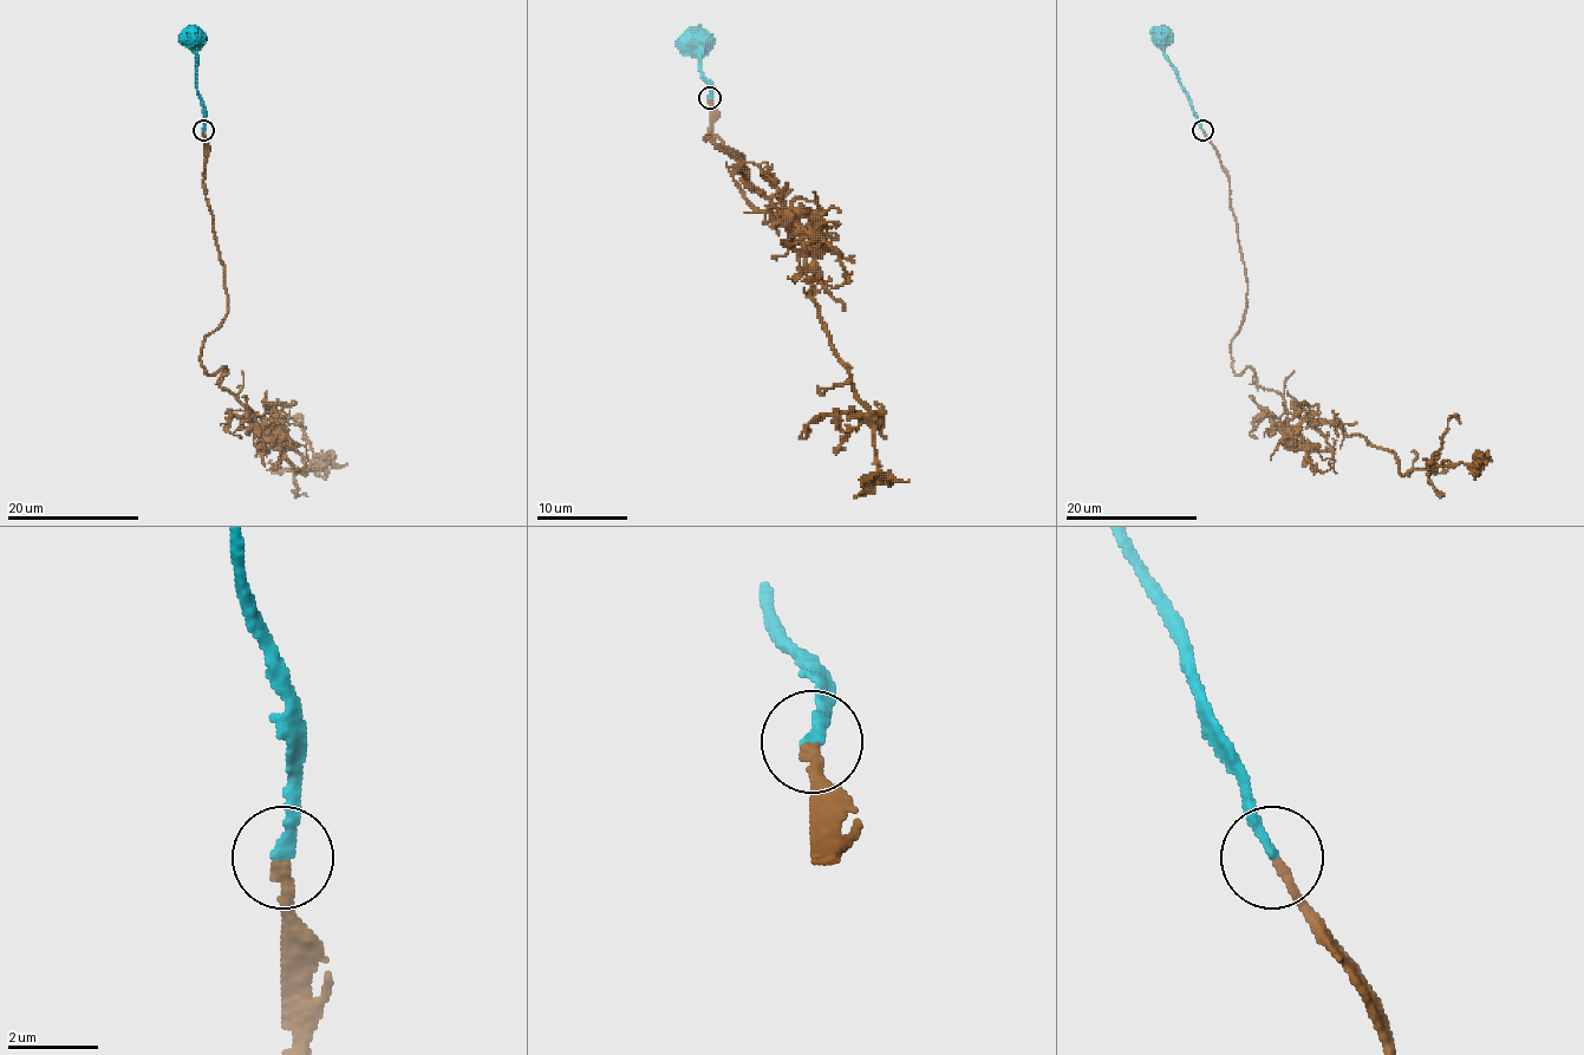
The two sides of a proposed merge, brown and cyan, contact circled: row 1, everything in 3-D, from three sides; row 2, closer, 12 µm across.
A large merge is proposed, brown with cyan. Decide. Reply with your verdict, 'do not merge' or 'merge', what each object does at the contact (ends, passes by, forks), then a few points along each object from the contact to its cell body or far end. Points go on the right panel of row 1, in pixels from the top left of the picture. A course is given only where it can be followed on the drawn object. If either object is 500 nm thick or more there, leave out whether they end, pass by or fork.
merge; brown ends; cyan ends; course brown (1203, 131), (1247, 282), (1232, 370), (1402, 475), (1460, 423); course cyan (1203, 131), (1161, 37)

